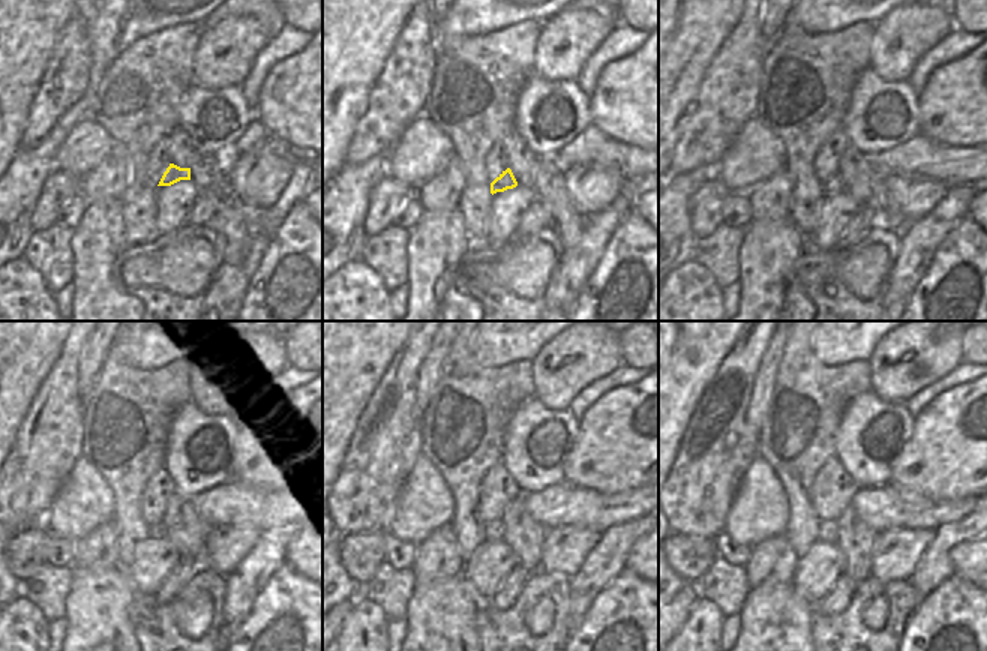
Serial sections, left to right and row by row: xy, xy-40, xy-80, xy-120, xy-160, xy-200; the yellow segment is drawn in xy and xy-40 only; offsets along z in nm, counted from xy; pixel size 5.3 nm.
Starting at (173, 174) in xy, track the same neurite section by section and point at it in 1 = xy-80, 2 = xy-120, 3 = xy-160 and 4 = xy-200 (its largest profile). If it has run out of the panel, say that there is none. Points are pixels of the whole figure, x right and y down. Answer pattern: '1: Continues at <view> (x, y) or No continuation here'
1: Continues at xy-80 (833, 186)
2: Continues at xy-120 (158, 530)
3: Continues at xy-160 (492, 530)
4: Continues at xy-200 (827, 531)

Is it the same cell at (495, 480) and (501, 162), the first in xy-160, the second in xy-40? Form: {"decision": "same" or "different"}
{"decision": "same"}

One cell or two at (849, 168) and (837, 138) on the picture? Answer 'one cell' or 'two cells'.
two cells

